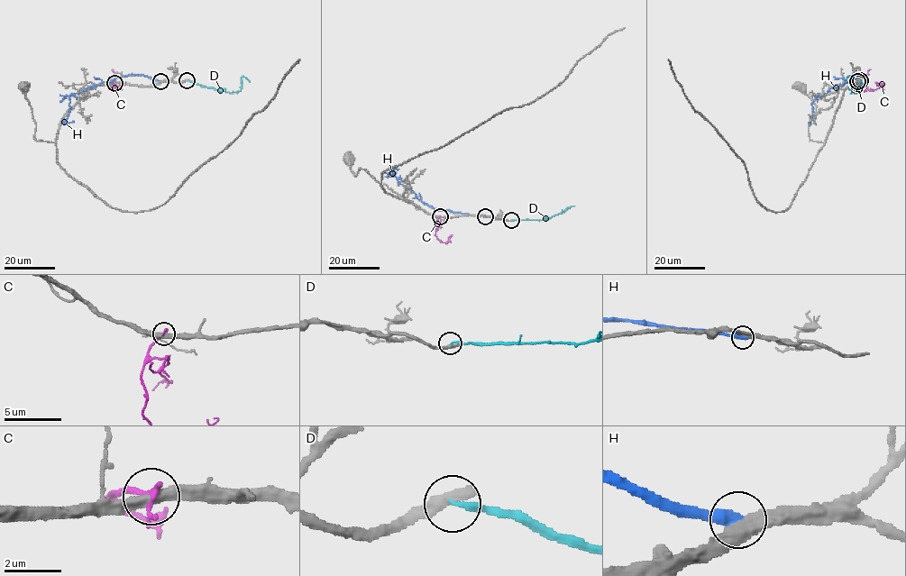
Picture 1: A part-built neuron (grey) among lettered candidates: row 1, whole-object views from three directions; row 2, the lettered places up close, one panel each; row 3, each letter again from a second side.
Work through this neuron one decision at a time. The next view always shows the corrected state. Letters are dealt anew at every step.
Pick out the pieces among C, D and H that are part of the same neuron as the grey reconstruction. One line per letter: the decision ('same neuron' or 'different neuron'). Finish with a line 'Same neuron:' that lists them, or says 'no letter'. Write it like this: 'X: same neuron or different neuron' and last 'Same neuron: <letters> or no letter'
C: different neuron
D: different neuron
H: different neuron
Same neuron: no letter

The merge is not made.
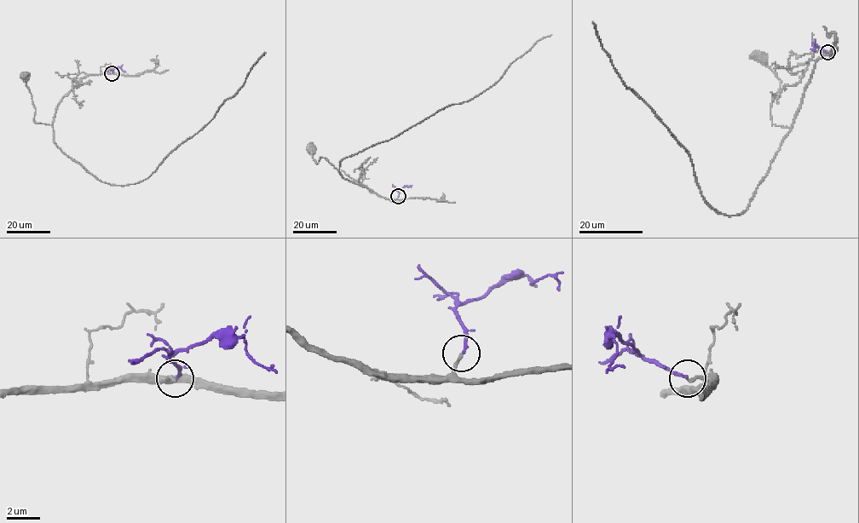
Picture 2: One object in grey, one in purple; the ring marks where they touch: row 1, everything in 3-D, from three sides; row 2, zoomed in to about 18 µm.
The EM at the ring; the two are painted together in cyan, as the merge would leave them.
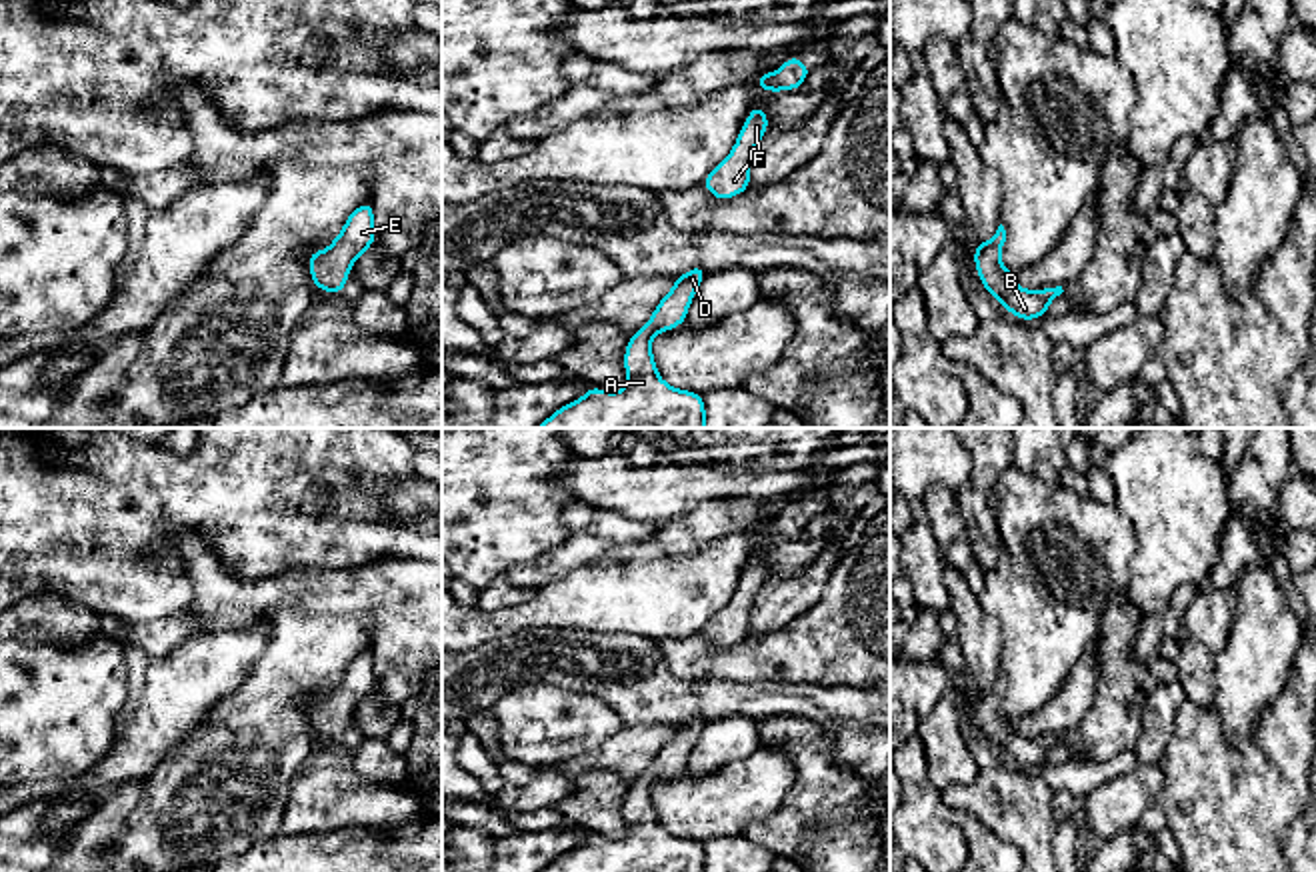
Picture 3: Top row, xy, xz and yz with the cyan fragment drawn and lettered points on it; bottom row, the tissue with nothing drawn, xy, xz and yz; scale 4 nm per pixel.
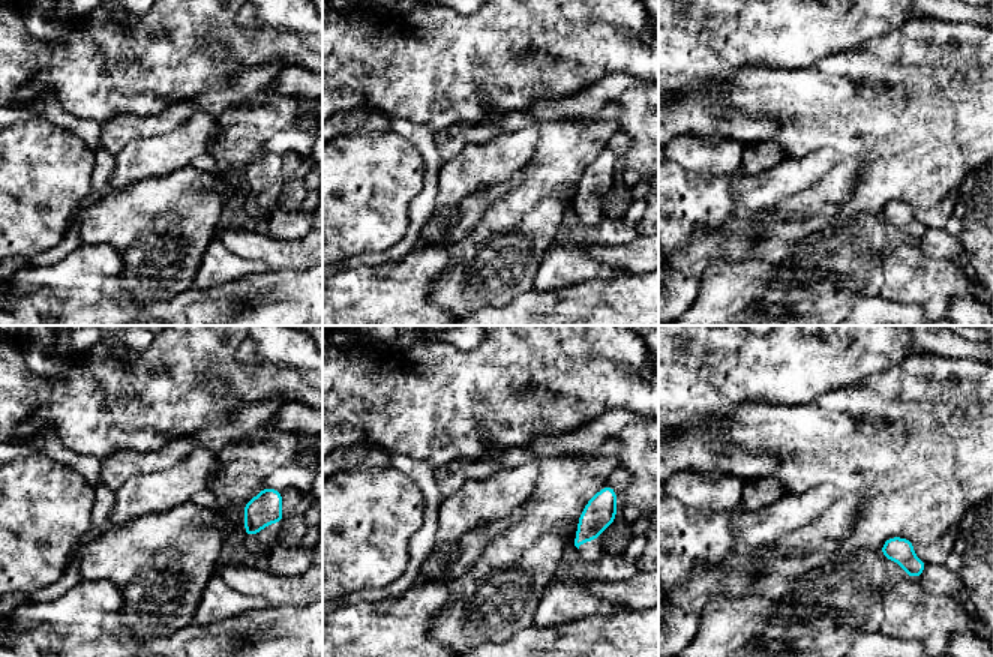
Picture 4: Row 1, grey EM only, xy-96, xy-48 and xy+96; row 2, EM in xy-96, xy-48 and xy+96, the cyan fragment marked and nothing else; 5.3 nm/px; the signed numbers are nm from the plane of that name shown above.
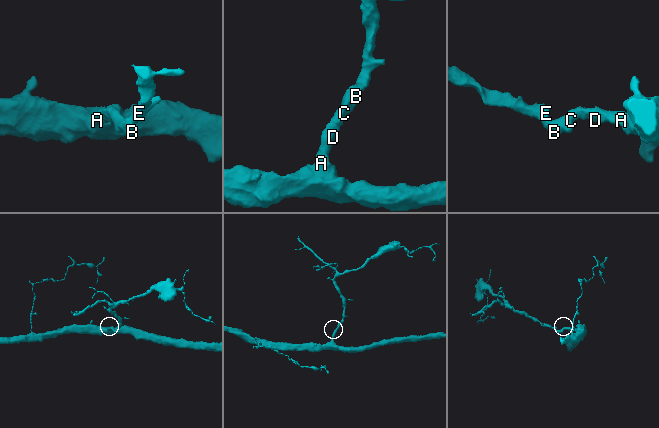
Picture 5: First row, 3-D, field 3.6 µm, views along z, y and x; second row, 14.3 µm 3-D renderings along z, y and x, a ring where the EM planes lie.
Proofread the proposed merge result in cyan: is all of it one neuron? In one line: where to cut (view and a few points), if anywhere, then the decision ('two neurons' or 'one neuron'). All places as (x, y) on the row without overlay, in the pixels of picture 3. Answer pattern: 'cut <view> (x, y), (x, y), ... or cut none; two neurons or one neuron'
cut none; one neuron

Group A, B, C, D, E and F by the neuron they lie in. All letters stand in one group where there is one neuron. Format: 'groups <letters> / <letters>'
groups A B C D E F

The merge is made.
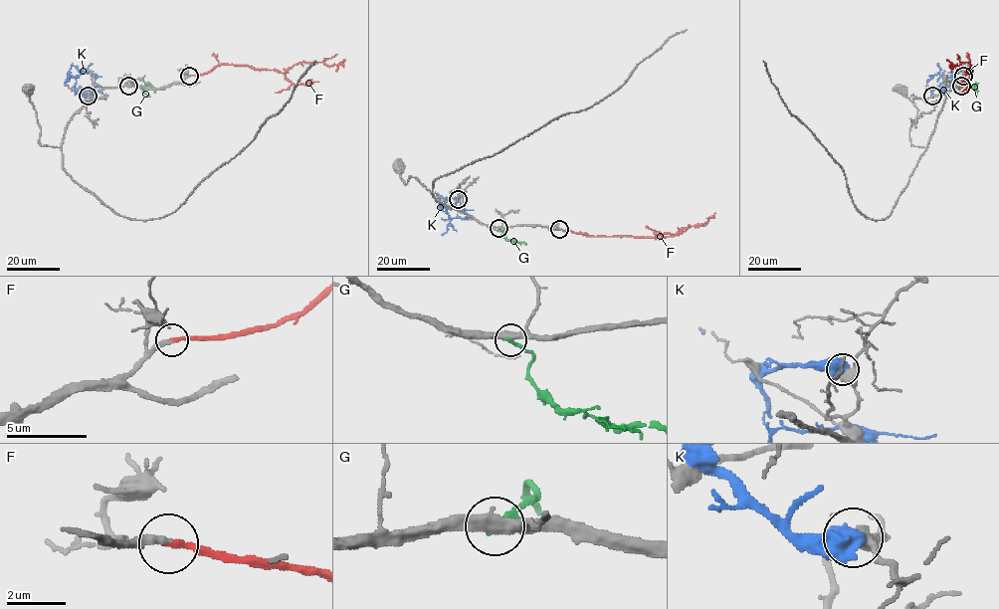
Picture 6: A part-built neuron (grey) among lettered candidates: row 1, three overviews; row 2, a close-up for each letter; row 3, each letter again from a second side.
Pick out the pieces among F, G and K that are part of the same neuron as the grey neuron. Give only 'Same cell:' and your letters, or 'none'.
Same cell: F

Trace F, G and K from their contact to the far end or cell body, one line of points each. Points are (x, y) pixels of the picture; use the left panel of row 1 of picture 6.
F: (189, 76), (209, 72), (222, 64), (285, 72), (302, 62), (324, 62), (331, 66), (345, 60)
G: (128, 86), (131, 82), (137, 87), (151, 86), (155, 92)
K: (87, 95), (81, 95), (74, 88), (76, 80), (89, 72), (95, 78), (96, 86), (75, 92)

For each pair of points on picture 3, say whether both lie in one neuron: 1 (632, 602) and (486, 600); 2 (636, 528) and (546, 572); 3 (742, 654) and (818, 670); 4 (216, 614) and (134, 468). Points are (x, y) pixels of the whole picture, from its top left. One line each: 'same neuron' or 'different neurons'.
1: different neurons
2: same neuron
3: same neuron
4: different neurons

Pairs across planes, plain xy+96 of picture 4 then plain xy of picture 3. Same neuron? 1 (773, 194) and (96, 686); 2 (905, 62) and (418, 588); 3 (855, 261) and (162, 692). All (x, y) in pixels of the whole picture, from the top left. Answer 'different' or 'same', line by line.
1: different
2: same
3: different

